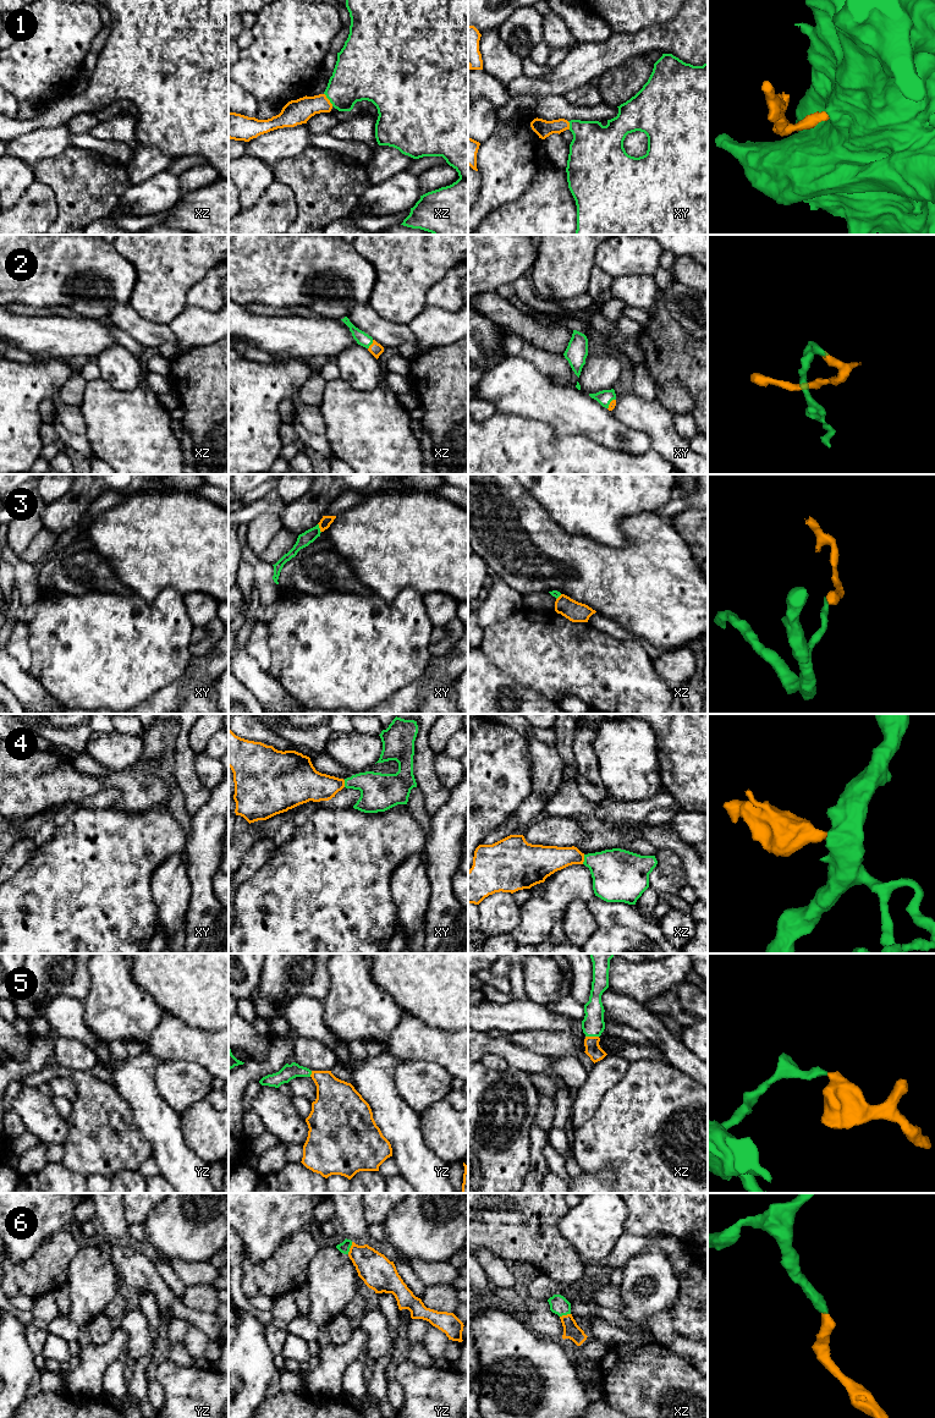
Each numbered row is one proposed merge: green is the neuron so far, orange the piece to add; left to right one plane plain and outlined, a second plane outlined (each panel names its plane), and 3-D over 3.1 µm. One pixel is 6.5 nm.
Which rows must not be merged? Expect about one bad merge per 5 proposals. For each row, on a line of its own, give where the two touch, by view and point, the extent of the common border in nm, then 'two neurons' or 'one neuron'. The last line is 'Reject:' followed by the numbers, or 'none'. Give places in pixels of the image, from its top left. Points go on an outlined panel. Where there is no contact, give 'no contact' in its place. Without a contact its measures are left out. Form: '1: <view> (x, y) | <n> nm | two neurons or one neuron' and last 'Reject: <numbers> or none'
1: xz (328, 98) | 110 nm | one neuron
2: xz (370, 344) | 70 nm | one neuron
3: xy (319, 528) | 70 nm | two neurons
4: xz (584, 859) | 70 nm | one neuron
5: xz (592, 1035) | 90 nm | one neuron
6: yz (350, 1247) | 90 nm | one neuron
Reject: 3

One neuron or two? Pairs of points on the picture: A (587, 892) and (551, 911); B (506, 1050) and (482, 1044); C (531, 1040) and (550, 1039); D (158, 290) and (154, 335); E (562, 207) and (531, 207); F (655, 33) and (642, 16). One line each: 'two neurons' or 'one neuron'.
A: one neuron
B: one neuron
C: one neuron
D: two neurons
E: one neuron
F: two neurons

